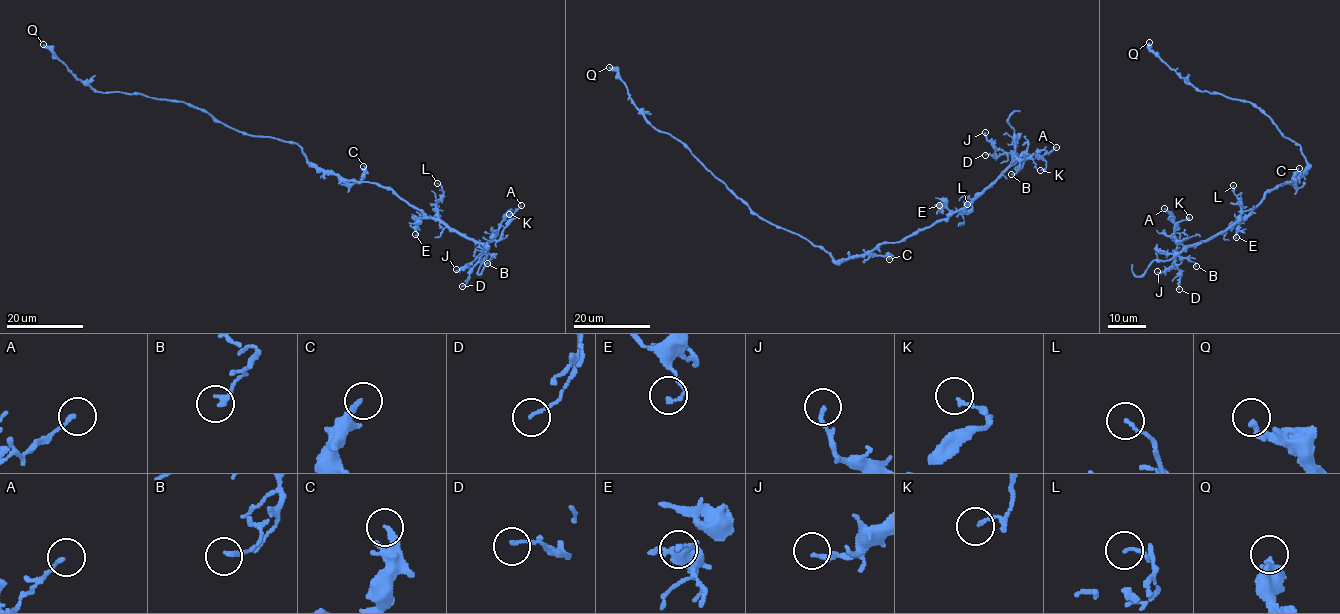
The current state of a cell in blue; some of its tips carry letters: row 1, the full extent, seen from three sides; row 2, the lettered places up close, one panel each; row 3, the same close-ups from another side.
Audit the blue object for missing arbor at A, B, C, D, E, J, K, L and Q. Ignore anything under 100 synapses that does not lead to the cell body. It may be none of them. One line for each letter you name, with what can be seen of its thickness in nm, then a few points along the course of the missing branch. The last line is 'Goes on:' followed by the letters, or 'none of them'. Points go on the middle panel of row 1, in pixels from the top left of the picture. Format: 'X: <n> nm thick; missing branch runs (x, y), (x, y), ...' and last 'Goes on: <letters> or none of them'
Goes on: none of them

